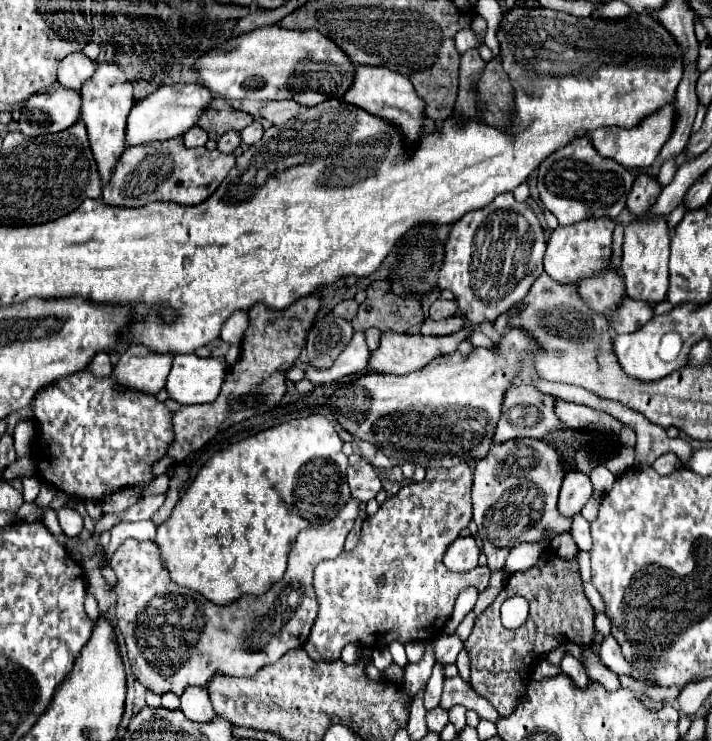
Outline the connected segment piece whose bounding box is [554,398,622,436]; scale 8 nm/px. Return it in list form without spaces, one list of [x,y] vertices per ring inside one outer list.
[[[556,398],[554,400],[554,412],[556,412],[556,416],[568,428],[576,428],[576,430],[594,428],[594,430],[602,430],[606,434],[616,434],[616,436],[622,430],[622,422],[616,420],[614,416],[610,416],[606,412],[592,410],[588,406],[580,406],[580,404],[574,404],[574,402],[566,402],[562,398]]]

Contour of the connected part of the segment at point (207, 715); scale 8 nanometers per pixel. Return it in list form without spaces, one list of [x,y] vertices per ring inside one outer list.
[[[198,686],[186,688],[184,694],[180,696],[180,700],[182,700],[180,710],[186,714],[188,720],[192,720],[192,722],[212,722],[216,718],[210,696],[204,688],[198,688]]]

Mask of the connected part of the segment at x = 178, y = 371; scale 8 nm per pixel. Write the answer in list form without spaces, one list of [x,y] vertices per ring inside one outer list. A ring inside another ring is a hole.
[[[176,354],[166,390],[170,392],[170,398],[180,404],[208,404],[214,402],[220,394],[222,382],[226,378],[226,366],[216,358],[200,358],[196,354]]]

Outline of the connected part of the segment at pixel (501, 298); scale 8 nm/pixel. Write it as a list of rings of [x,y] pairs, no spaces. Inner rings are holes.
[[[498,194],[482,210],[464,214],[446,240],[446,256],[438,274],[438,288],[450,290],[470,324],[494,322],[500,314],[520,302],[538,274],[544,272],[542,258],[546,250],[544,230],[528,206],[514,200],[512,194]]]

